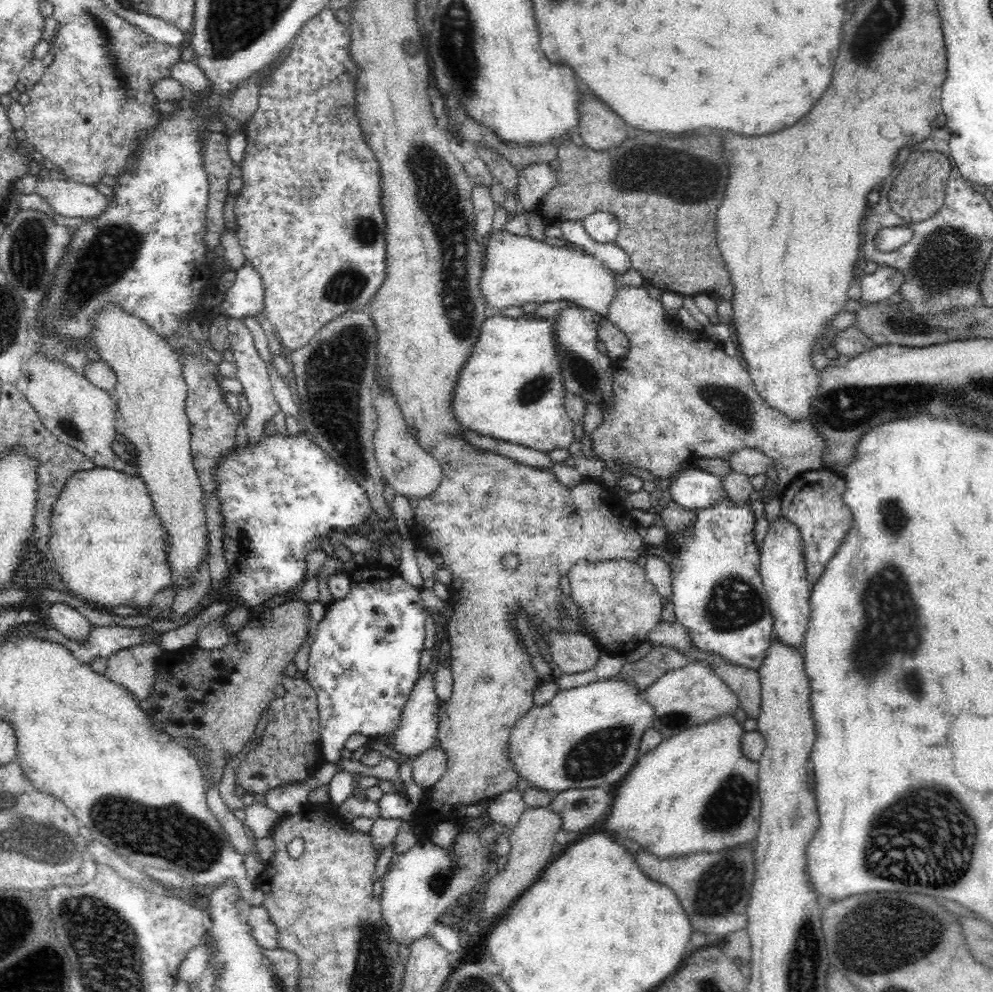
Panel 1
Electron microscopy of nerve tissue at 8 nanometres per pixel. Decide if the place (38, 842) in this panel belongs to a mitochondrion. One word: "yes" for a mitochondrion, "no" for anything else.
yes

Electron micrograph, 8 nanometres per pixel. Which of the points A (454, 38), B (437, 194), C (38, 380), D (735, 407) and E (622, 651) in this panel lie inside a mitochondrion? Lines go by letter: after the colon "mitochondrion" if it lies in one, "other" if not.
A: mitochondrion
B: mitochondrion
C: other
D: mitochondrion
E: other

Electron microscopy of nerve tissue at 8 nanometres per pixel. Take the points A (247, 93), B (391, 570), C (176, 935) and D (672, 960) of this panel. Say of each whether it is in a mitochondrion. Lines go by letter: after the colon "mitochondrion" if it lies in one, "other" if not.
A: other
B: other
C: other
D: other

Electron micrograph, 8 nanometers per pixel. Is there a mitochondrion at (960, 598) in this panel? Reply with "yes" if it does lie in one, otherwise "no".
no

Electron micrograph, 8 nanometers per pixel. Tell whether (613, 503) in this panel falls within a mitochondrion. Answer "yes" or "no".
no

